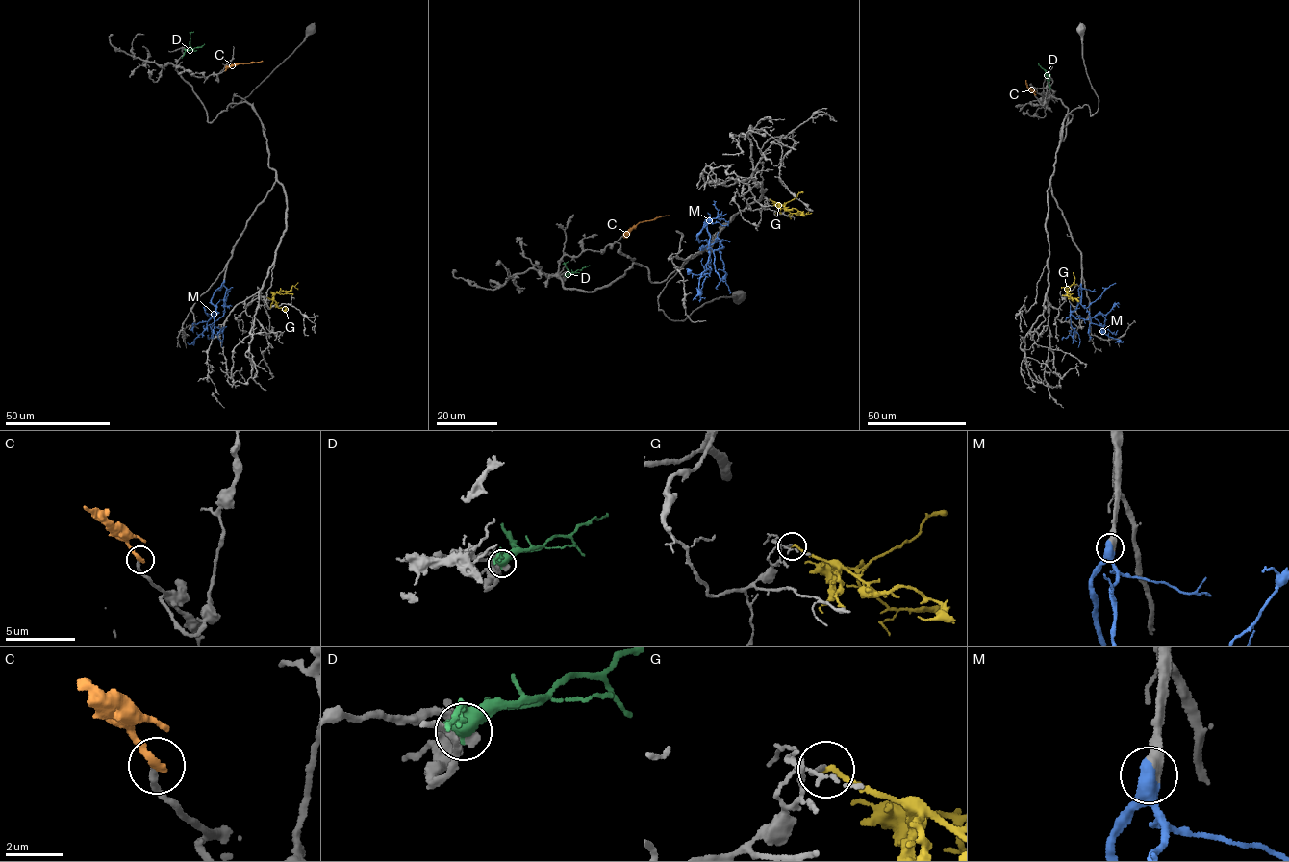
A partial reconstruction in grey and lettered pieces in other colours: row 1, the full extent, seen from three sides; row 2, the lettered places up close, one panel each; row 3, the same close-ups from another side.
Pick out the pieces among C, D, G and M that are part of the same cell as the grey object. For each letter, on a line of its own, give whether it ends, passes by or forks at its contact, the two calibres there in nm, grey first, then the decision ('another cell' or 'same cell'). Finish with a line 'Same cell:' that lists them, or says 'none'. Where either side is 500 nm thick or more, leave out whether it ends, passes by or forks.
C: it ends there; 220 nm thick on the grey side, 280 nm on the other; same cell
D: 650 nm thick on the grey side, 480 nm on the other; another cell
G: it ends there; 120 nm thick on the grey side, 200 nm on the other; another cell
M: it passes by; 480 nm thick on the grey side, 440 nm on the other; same cell
Same cell: C, M

